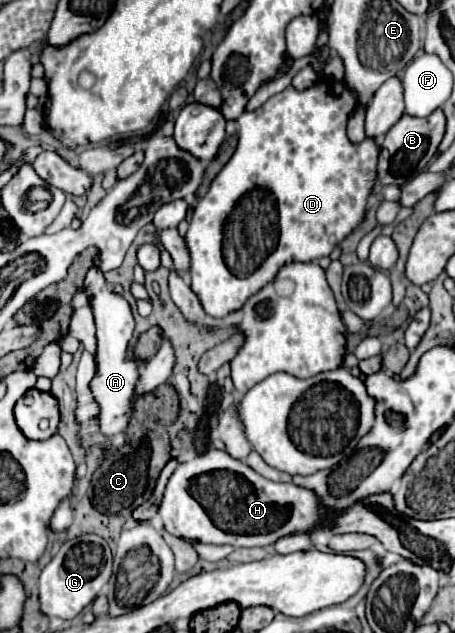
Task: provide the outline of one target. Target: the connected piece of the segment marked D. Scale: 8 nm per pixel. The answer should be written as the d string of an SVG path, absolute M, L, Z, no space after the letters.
M318 80L312 88L302 92L288 86L286 90L270 96L260 108L244 112L236 120L238 148L214 178L208 194L196 204L186 232L186 246L192 256L192 292L198 296L204 312L212 318L222 320L240 310L252 294L276 278L284 264L294 260L310 262L330 256L332 248L342 242L364 218L366 202L376 180L378 146L374 140L364 140L358 146L348 140L346 124L354 108L356 94L352 94L344 82Z

